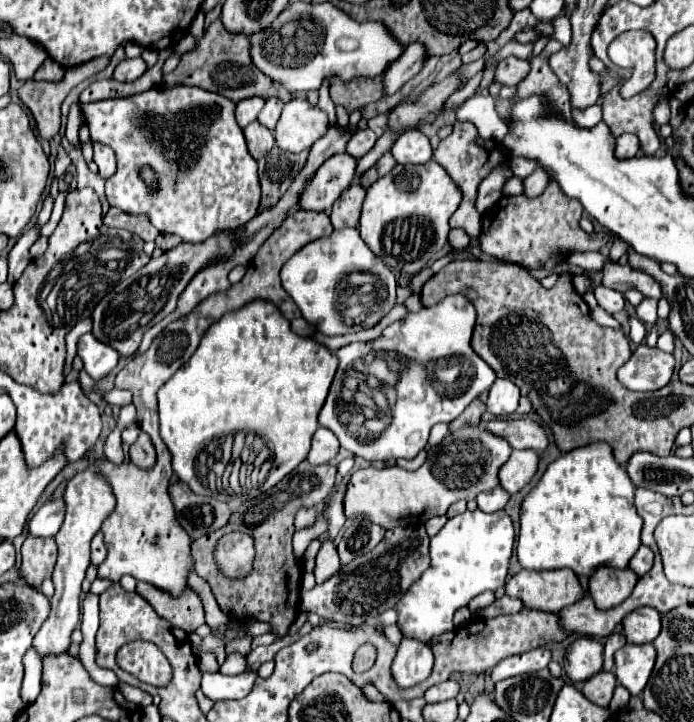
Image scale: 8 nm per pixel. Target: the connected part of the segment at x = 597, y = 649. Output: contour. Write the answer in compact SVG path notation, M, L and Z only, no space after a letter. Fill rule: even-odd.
M577 637L567 647L563 669L573 683L587 681L601 669L601 665L603 665L603 645L597 639Z

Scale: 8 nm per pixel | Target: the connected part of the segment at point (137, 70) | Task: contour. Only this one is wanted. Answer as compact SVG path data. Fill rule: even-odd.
M141 57L125 59L115 67L113 79L117 79L117 81L135 81L135 79L139 79L143 75L145 69L147 69L147 65L145 65L145 61Z

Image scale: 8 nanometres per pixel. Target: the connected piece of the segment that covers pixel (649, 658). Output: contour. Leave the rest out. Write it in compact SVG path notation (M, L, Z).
M653 643L645 645L625 645L615 653L615 675L617 681L629 689L631 695L639 695L647 685L655 665Z

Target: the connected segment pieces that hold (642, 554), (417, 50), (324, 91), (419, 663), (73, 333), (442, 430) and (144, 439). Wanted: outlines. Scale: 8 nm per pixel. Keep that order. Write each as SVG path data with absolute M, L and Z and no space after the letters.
M641 545L639 551L633 555L629 567L635 571L637 577L643 577L651 569L651 565L653 565L653 551L649 547Z
M409 45L403 55L387 69L385 73L385 95L391 95L403 87L413 75L417 75L425 61L425 49L423 45Z
M321 85L321 89L319 89L319 107L329 115L329 123L333 125L337 121L337 117L335 117L335 105L329 99L329 87L327 85Z
M403 639L397 647L397 655L391 665L391 675L397 687L407 689L431 675L433 669L433 651L417 641L417 639Z
M85 317L85 319L81 319L81 321L67 333L67 363L65 363L65 375L71 371L71 361L73 361L73 357L77 355L77 353L75 353L77 339L79 339L81 335L91 332L91 329L92 319L91 317Z
M439 423L432 427L428 439L428 444L430 446L439 445L441 441L447 436L449 433L449 424Z
M145 431L139 433L137 441L129 449L129 455L137 467L151 467L155 463L155 447Z

